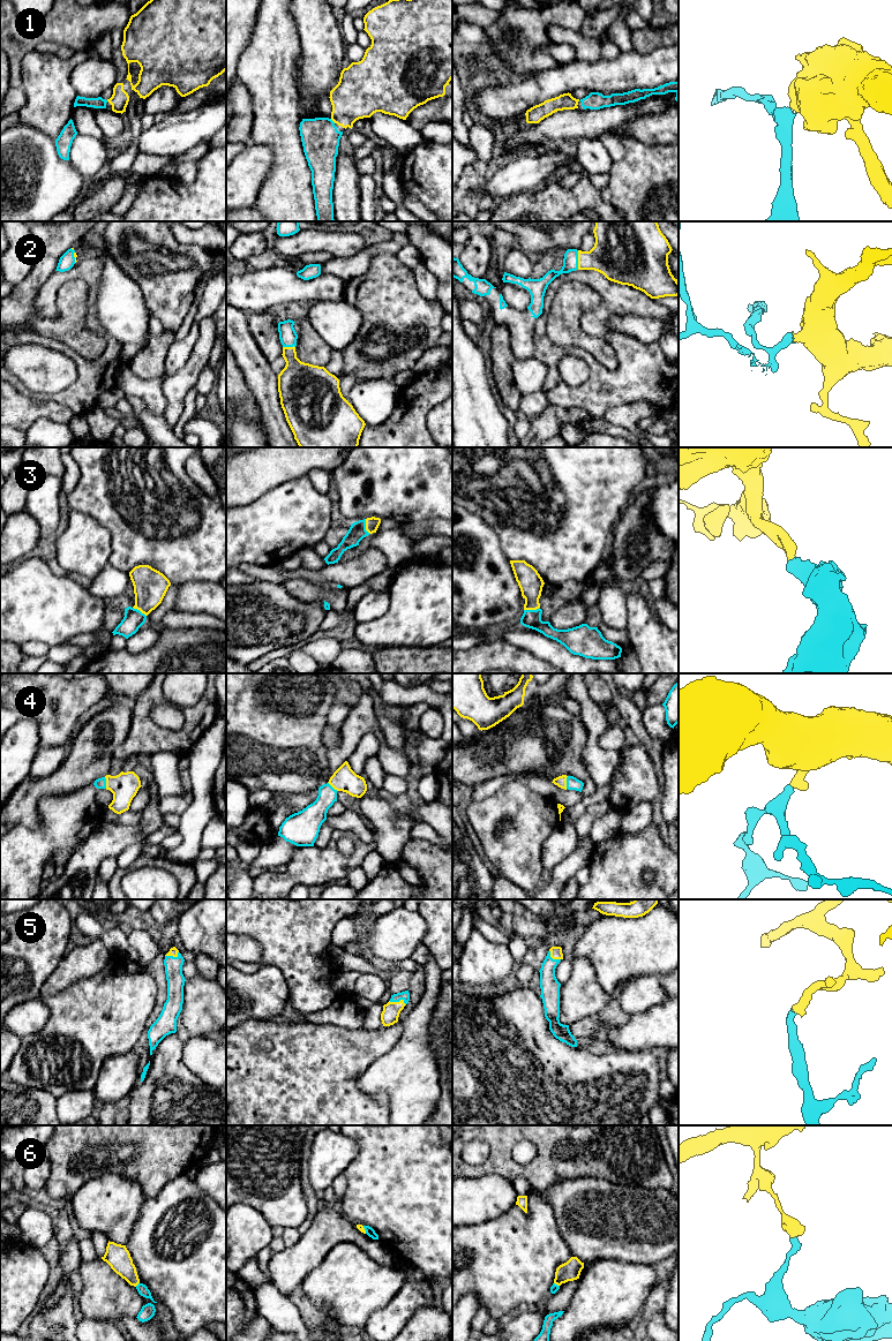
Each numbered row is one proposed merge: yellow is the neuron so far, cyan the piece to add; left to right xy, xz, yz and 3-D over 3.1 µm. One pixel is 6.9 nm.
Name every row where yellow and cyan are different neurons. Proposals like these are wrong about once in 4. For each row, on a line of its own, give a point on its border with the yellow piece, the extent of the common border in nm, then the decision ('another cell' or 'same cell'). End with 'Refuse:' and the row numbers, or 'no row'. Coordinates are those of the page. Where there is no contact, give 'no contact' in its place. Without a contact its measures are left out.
1: xz (332, 120) | 50 nm | same cell
2: yz (578, 260) | 140 nm | same cell
3: yz (531, 609) | 110 nm | same cell
4: yz (566, 782) | 90 nm | same cell
5: xz (399, 1001) | 120 nm | same cell
6: xy (136, 1285) | 40 nm | another cell
Refuse: 6

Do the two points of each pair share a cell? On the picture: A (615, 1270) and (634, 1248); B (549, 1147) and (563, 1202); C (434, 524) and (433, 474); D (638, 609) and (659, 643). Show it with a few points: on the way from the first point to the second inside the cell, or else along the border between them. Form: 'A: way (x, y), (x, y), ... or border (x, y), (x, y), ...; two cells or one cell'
A: border (596, 1260), (622, 1259), (650, 1265); two cells
B: border (584, 1176), (560, 1180), (539, 1192); two cells
C: border (440, 517), (407, 522); two cells
D: way (639, 617), (642, 626), (651, 635); one cell

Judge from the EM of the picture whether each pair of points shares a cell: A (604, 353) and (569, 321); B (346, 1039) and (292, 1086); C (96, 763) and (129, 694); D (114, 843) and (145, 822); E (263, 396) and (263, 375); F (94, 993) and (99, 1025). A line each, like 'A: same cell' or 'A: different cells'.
A: same cell
B: same cell
C: different cells
D: same cell
E: same cell
F: same cell

